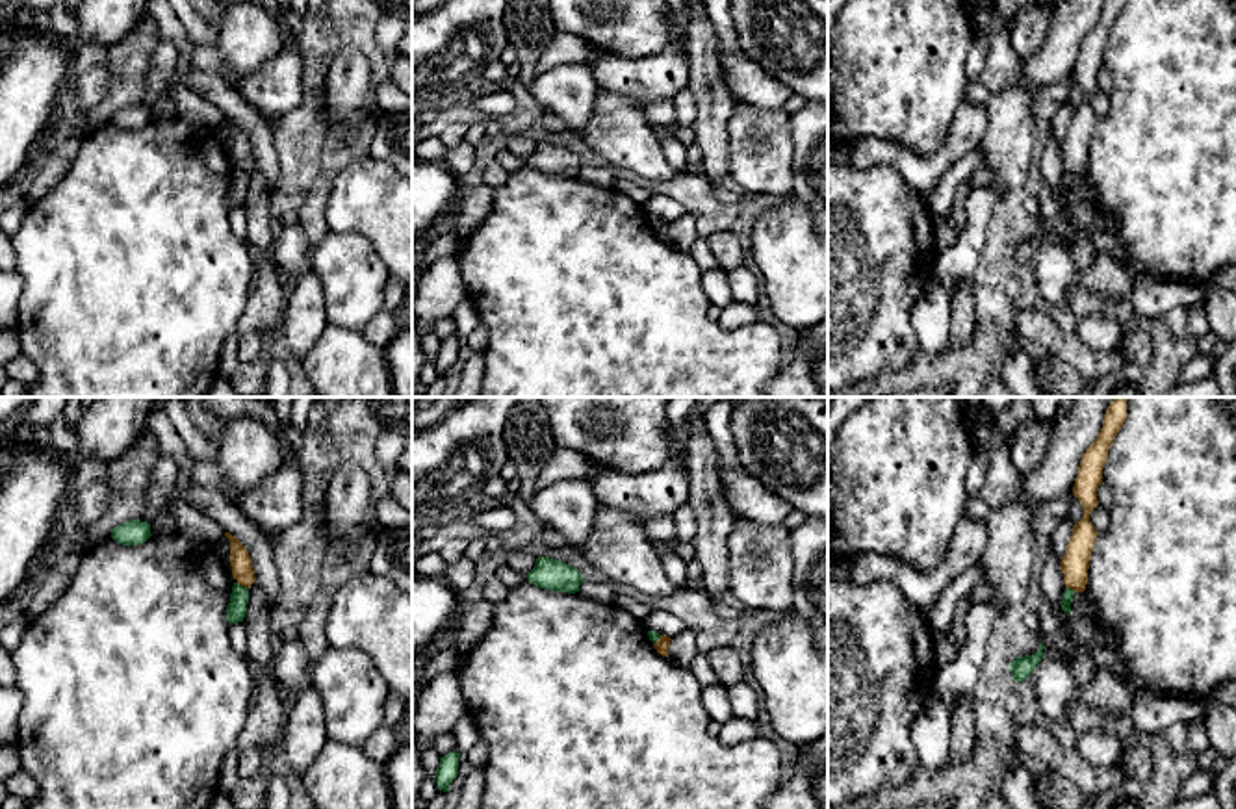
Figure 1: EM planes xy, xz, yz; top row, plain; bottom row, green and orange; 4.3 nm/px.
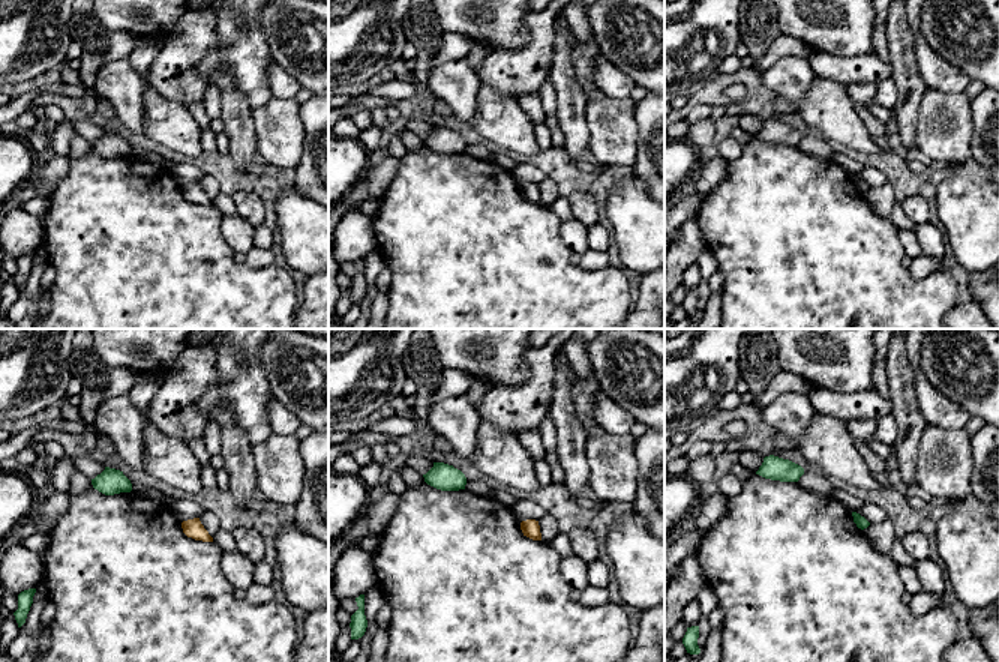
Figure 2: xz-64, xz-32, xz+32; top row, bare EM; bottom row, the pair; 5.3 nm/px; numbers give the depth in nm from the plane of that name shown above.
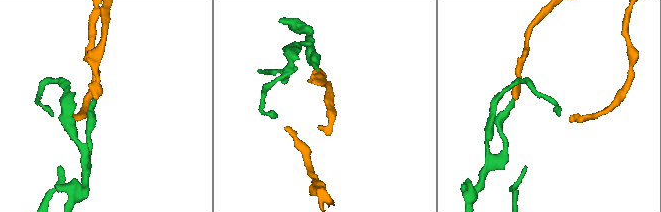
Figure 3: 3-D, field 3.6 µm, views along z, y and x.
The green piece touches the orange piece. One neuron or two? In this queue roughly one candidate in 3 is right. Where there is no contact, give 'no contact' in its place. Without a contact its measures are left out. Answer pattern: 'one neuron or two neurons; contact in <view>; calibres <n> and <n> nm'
two neurons; contact in xy; calibres 90 and 100 nm

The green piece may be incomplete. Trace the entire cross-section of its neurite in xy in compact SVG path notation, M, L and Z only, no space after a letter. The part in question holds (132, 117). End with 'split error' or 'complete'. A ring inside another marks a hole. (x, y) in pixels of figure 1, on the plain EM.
M139 102L111 113L111 122L122 130L139 130L150 121L150 108Z; complete

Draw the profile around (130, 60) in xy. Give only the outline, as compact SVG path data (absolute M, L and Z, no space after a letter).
M147 13L122 41L106 48L106 61L111 65L113 82L106 98L85 111L85 134L111 122L113 111L137 104L143 98L147 76L160 43L158 22Z

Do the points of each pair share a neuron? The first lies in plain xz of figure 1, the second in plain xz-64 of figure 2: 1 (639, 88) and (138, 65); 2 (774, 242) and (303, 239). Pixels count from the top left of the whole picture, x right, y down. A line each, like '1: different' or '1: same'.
1: different
2: same

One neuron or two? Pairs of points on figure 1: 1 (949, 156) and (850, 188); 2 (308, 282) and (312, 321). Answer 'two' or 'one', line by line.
1: two
2: one

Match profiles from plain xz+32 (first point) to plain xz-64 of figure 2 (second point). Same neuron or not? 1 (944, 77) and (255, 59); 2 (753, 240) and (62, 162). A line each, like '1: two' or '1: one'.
1: two
2: two

